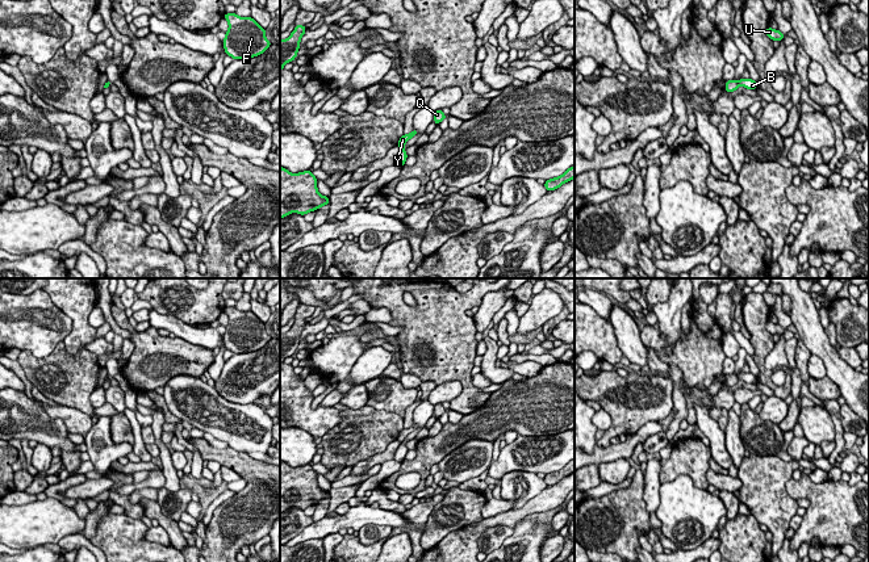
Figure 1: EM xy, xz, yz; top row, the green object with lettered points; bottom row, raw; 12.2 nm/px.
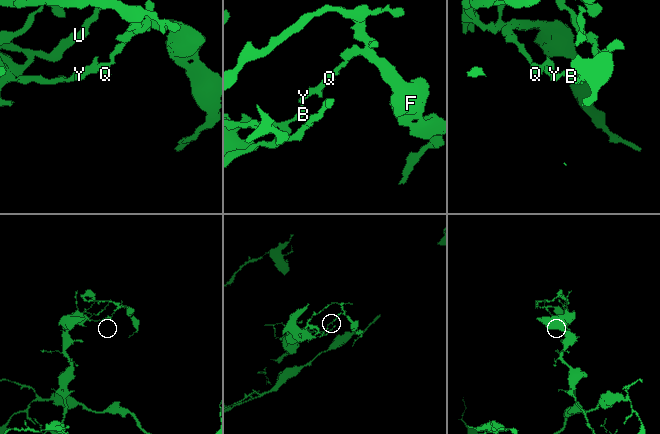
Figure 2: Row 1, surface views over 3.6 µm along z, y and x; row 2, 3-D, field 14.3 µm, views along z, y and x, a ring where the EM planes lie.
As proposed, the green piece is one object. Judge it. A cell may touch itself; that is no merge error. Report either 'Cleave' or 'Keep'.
Cleave

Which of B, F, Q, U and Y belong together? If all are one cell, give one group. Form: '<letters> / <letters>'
B U / F Q Y

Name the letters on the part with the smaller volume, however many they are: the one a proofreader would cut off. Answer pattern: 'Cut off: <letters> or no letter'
Cut off: F, Q, Y

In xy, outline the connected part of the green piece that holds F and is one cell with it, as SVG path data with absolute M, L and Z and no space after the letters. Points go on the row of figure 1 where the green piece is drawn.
M234 12L225 13L229 28L222 41L226 55L235 60L255 58L263 54L272 43L252 17L241 17Z

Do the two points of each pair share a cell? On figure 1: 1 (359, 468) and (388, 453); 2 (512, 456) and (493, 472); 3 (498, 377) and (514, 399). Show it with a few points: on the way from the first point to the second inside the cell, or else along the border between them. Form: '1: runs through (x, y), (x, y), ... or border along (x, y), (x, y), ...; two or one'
1: runs through (366, 465), (381, 457); one
2: runs through (508, 460), (497, 470); one
3: border along (512, 378), (501, 384); two

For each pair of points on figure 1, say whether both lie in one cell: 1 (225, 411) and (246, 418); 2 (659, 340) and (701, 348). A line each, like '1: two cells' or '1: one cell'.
1: one cell
2: one cell

